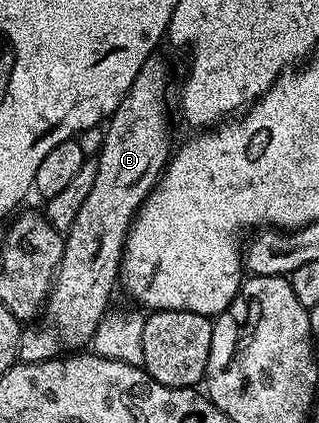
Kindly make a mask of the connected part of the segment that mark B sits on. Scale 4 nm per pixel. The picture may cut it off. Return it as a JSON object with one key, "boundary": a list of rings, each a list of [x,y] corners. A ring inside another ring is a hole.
{"boundary":[[[153,55],[141,71],[137,71],[133,87],[129,87],[117,111],[107,118],[103,131],[103,146],[95,161],[97,180],[85,203],[81,203],[73,227],[65,230],[61,263],[47,297],[45,312],[38,323],[19,330],[17,358],[22,364],[41,363],[86,346],[110,308],[109,297],[121,273],[127,232],[169,160],[167,69],[158,61],[158,56]]]}

